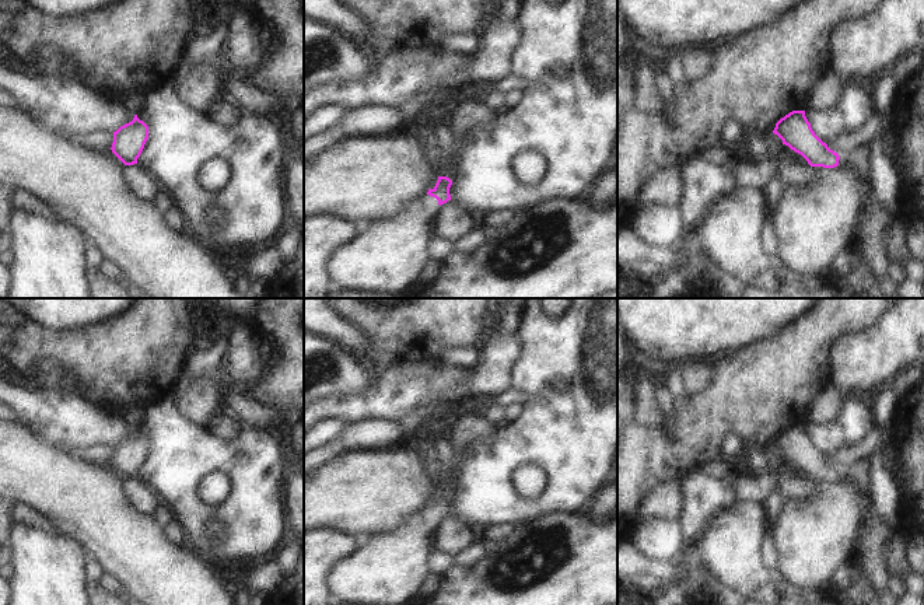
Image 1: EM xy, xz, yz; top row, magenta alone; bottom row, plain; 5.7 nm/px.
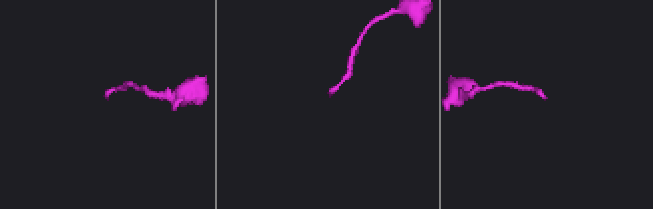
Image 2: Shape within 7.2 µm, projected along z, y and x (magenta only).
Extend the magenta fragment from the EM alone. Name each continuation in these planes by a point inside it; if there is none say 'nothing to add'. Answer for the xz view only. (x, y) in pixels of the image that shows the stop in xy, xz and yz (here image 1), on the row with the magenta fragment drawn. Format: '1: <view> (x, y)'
1: xz (389, 254)

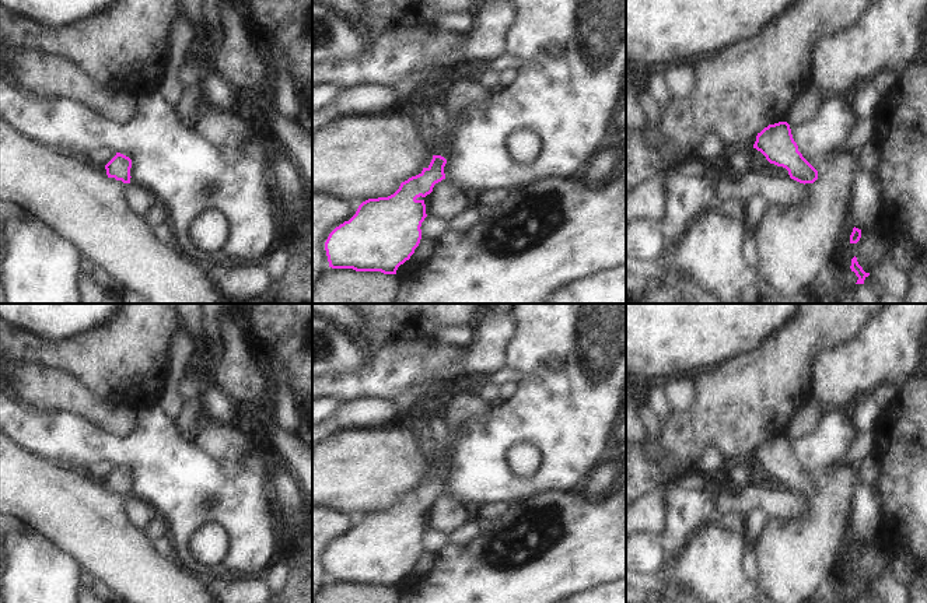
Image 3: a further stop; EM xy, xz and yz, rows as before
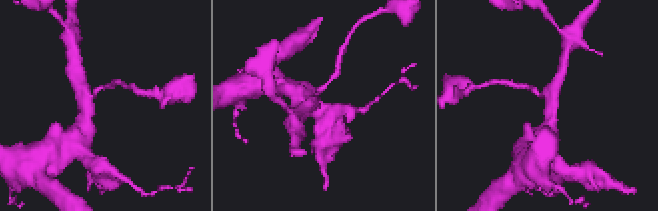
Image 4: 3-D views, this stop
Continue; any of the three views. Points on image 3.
nothing to add

